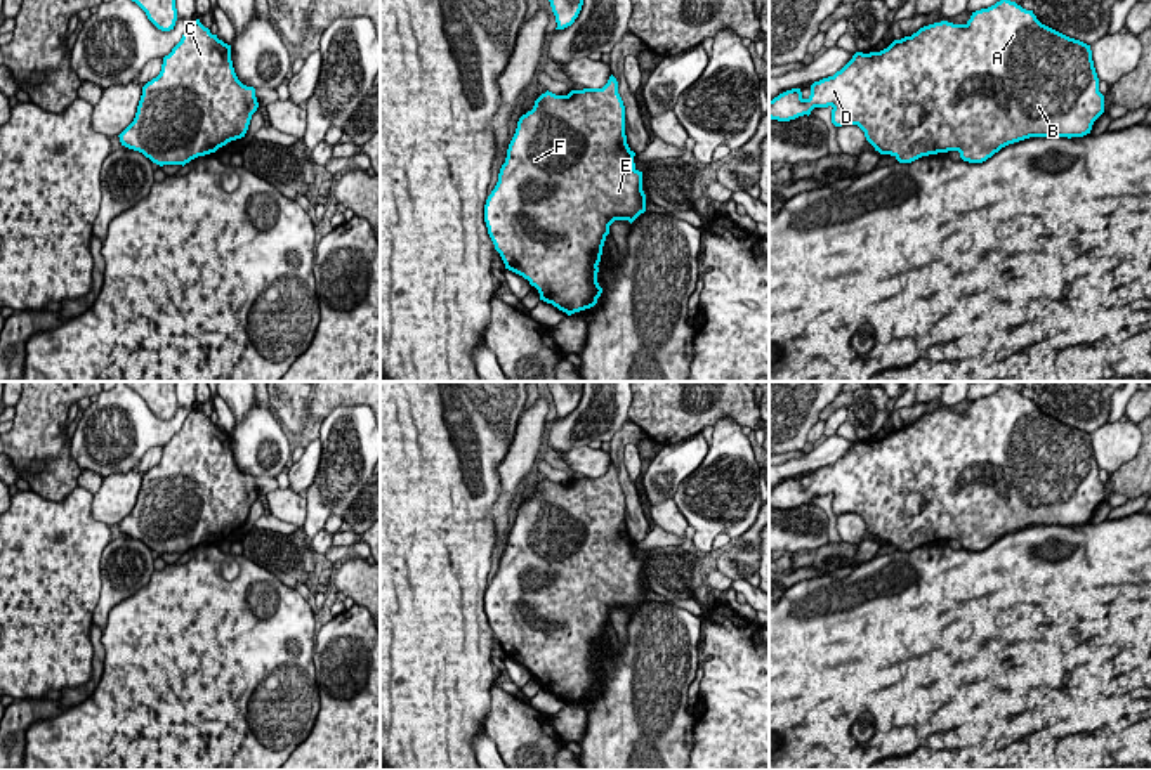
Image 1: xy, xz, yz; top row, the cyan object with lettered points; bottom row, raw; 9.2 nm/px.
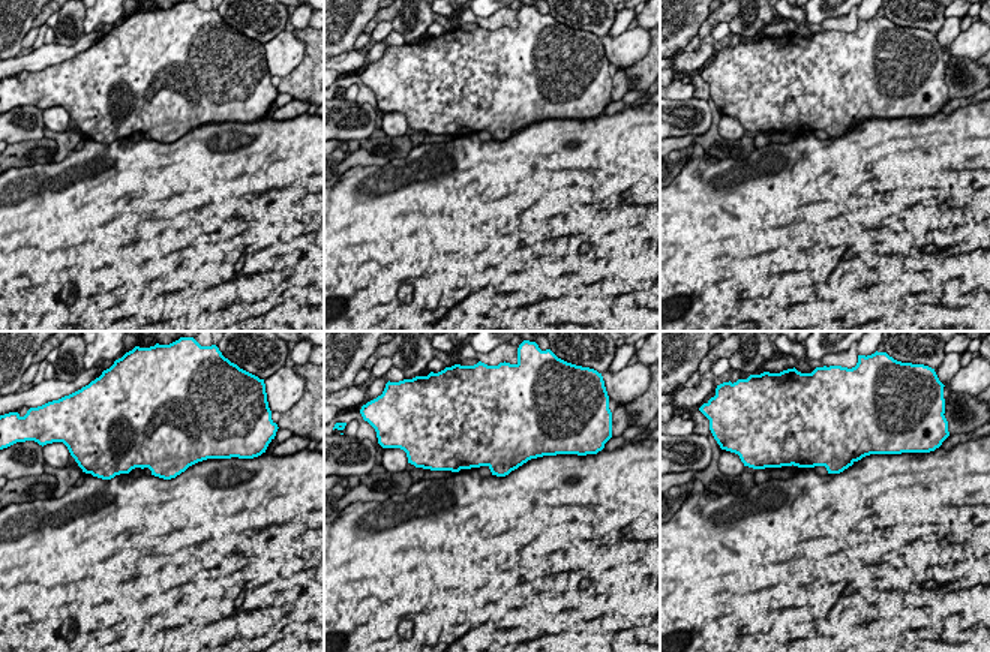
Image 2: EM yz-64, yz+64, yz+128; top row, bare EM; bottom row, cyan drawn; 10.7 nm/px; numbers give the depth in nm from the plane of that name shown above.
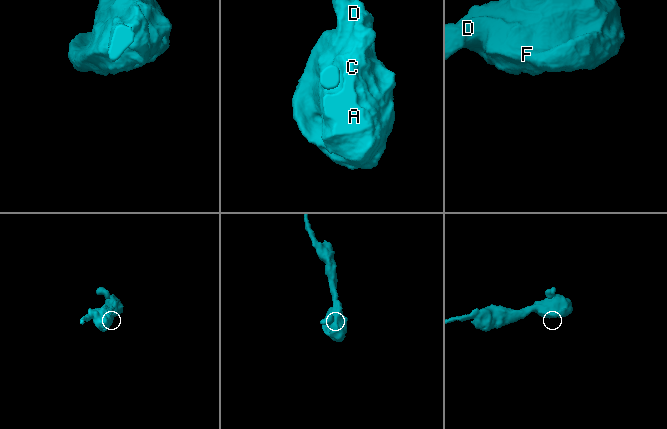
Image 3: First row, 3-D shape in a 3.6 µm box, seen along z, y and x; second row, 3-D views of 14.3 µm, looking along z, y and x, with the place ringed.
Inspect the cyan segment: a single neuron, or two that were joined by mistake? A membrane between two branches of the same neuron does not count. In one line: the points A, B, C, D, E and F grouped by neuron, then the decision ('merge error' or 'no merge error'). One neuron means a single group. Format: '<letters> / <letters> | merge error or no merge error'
A B C D E F | no merge error

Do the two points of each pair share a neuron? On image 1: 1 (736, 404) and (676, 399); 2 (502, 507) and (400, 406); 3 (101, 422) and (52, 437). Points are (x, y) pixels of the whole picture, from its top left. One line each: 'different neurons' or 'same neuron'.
1: same neuron
2: different neurons
3: different neurons

